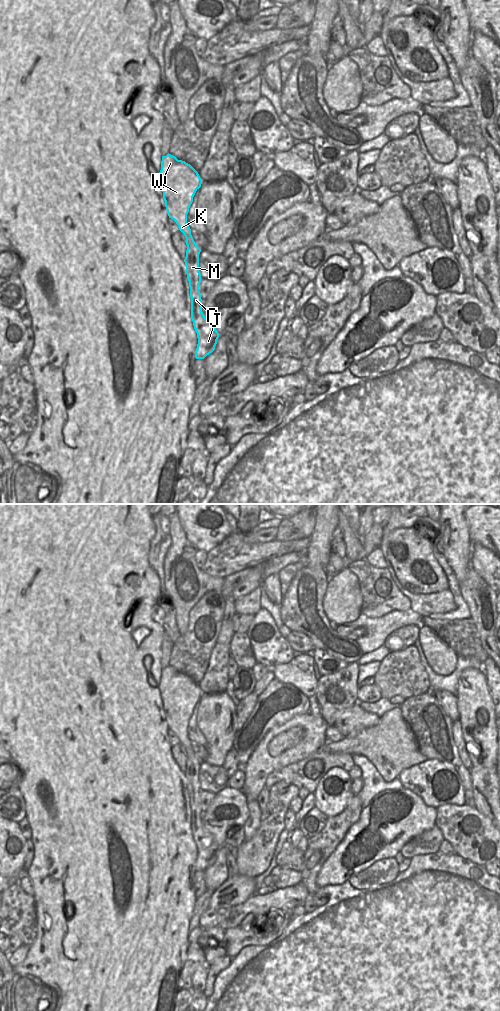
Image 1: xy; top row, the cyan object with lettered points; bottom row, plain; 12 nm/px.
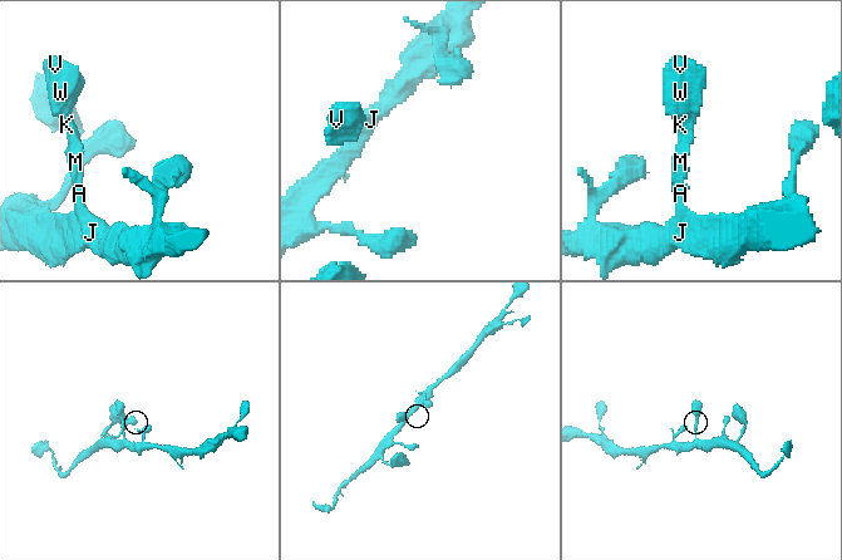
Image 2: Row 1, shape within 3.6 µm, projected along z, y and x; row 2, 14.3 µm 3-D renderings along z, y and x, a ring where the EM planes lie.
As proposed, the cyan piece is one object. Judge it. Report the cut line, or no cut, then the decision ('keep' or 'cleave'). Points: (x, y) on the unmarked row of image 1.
no cut; keep

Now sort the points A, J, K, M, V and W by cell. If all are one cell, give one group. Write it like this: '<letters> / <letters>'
A J K M V W

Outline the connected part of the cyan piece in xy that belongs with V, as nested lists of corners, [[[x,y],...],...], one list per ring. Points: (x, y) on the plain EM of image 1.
[[[168,665],[162,668],[159,692],[167,726],[176,734],[186,750],[187,762],[184,774],[190,799],[191,831],[198,850],[195,870],[204,871],[215,862],[220,846],[202,824],[202,811],[199,803],[201,761],[195,755],[187,735],[189,720],[196,703],[201,699],[202,691],[190,676]]]

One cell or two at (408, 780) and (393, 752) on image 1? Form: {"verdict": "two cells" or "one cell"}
{"verdict": "two cells"}

